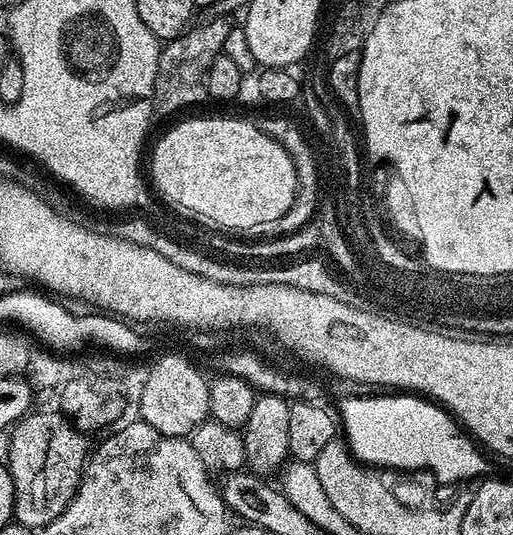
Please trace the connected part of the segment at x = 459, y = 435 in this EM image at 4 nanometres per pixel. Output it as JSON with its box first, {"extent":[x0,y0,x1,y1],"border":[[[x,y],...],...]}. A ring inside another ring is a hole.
{"extent":[338,394,489,486],"border":[[[416,394],[384,395],[388,396],[350,396],[340,402],[338,416],[343,433],[346,432],[344,438],[357,461],[395,471],[429,471],[442,486],[480,475],[483,477],[489,470],[487,460],[480,454],[481,449],[447,409]]]}

